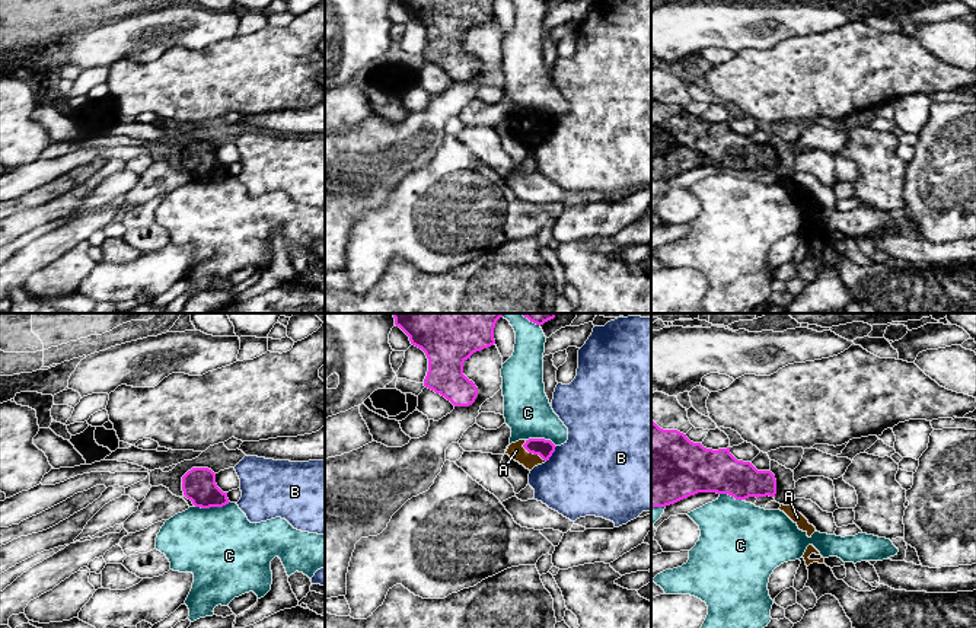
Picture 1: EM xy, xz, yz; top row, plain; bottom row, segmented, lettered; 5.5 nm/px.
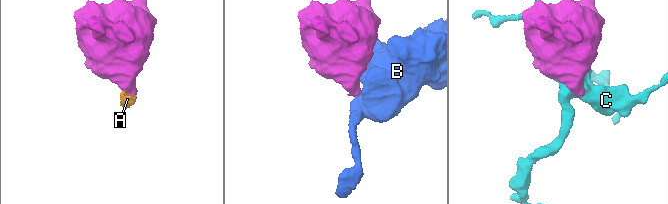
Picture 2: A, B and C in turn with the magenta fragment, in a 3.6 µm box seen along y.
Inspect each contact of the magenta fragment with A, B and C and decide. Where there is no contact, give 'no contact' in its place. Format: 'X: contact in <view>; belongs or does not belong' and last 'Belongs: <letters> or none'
A: contact in xz; belongs
B: contact in xz; does not belong
C: contact in xy; does not belong
Belongs: A

